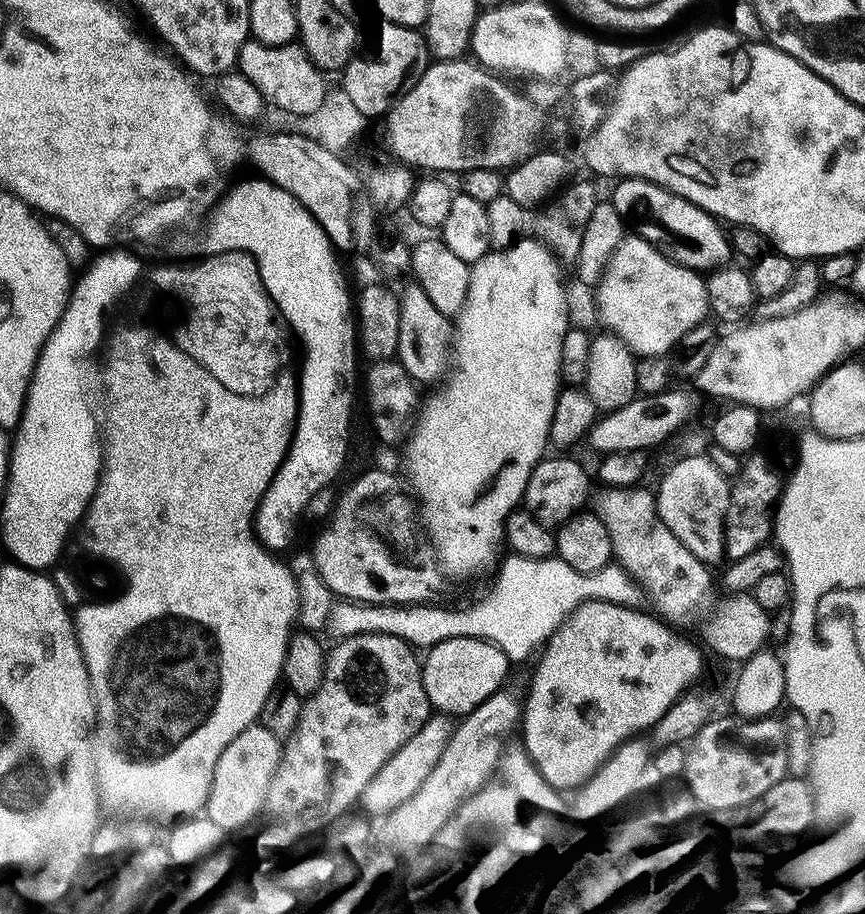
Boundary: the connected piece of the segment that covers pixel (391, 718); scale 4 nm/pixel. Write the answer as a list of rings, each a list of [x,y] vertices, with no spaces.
[[[386,634],[345,636],[337,639],[333,644],[336,645],[333,648],[329,647],[326,652],[324,673],[320,678],[320,684],[317,685],[311,696],[301,703],[300,713],[296,715],[296,723],[292,726],[292,733],[283,741],[280,750],[280,761],[270,778],[270,784],[266,786],[266,796],[264,798],[263,811],[265,813],[269,812],[276,819],[273,821],[284,826],[297,824],[304,832],[323,833],[336,818],[349,811],[359,801],[366,782],[370,782],[370,778],[374,778],[374,774],[378,774],[378,770],[382,770],[382,766],[386,761],[428,721],[430,715],[430,705],[420,677],[421,661],[411,644],[407,644],[406,641],[397,636],[387,636]]]

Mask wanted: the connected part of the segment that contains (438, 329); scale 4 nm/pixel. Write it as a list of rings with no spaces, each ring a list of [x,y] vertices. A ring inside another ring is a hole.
[[[409,282],[405,286],[404,292],[401,291],[399,293],[399,298],[398,350],[396,351],[395,359],[400,362],[401,366],[405,368],[406,374],[417,385],[422,386],[422,384],[432,383],[432,385],[435,385],[445,375],[446,369],[449,367],[449,365],[447,366],[448,360],[450,364],[450,349],[454,344],[453,321],[449,317],[444,316],[442,310],[438,310],[438,306],[434,306],[434,302],[430,302],[430,297],[427,296],[426,290],[422,290],[422,286],[418,283]]]

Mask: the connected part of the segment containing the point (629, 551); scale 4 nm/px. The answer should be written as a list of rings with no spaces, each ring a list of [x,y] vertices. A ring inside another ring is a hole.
[[[642,487],[604,488],[597,496],[595,493],[594,511],[602,518],[606,530],[610,530],[615,563],[628,573],[646,600],[653,604],[651,607],[665,621],[688,620],[707,602],[712,592],[709,565],[694,558],[694,554],[682,546],[670,526],[662,522],[655,495]]]

